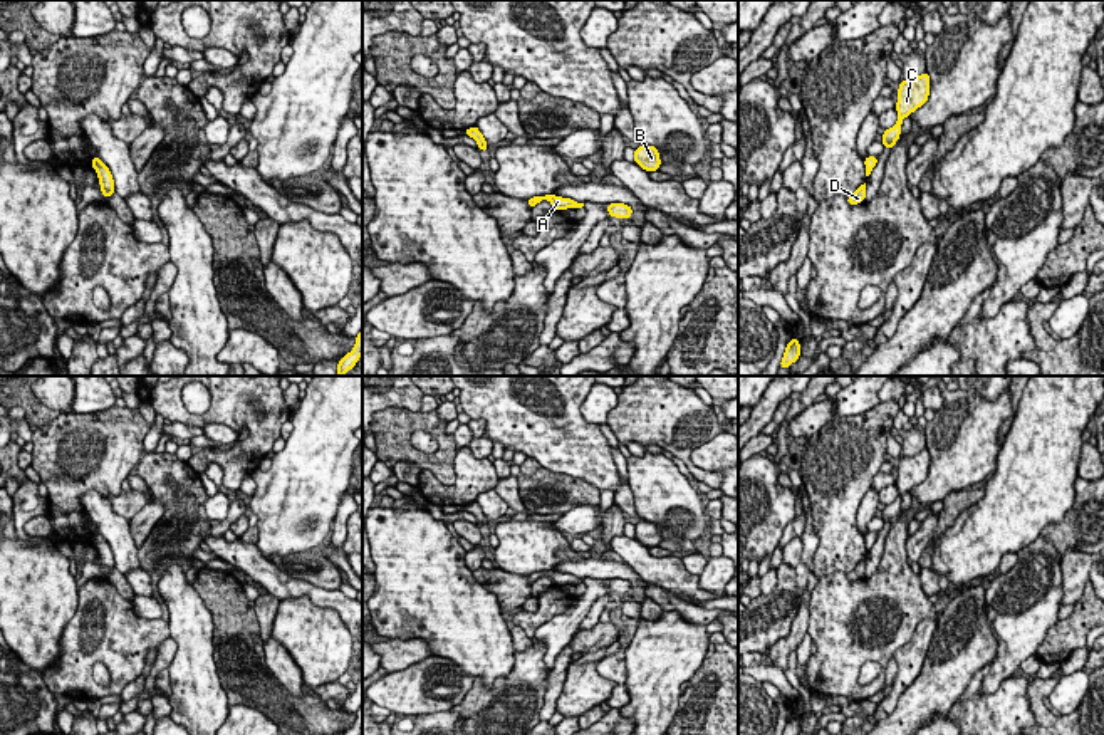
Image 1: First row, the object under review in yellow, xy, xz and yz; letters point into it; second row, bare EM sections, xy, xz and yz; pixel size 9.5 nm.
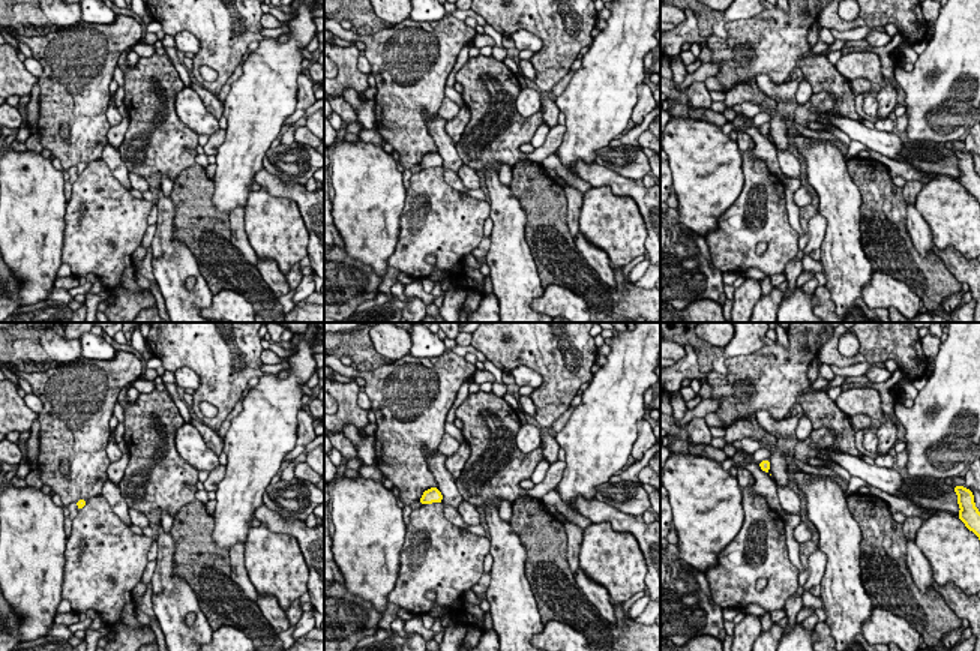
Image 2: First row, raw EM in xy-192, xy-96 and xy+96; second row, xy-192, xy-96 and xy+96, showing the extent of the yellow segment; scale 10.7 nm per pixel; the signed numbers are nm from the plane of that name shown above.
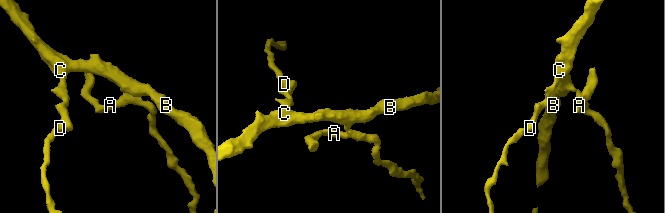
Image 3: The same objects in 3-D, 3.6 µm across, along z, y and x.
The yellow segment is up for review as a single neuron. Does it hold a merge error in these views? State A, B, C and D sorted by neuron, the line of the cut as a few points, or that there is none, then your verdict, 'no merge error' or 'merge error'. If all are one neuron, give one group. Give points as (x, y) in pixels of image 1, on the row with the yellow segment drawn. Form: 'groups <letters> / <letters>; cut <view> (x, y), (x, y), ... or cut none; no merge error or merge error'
groups A B C D; cut none; no merge error

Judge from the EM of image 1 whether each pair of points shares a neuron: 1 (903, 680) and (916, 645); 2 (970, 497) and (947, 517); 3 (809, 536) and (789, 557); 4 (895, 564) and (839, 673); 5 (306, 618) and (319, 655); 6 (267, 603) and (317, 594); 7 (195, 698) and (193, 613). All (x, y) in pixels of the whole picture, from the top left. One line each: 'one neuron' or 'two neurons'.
1: one neuron
2: one neuron
3: two neurons
4: one neuron
5: one neuron
6: two neurons
7: one neuron

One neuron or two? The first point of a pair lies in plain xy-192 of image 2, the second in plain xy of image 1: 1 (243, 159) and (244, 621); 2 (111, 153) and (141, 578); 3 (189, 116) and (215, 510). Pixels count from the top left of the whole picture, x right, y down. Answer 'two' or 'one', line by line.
1: two
2: two
3: one

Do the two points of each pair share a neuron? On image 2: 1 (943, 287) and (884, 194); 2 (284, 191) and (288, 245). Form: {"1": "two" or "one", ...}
{"1": "one", "2": "two"}

